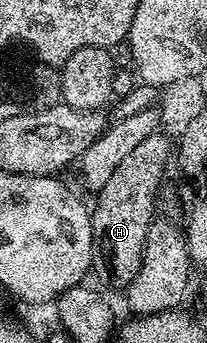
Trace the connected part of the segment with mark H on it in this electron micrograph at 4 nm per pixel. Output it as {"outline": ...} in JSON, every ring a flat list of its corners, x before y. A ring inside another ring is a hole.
{"outline":[[163,131,155,132,140,144,120,164,116,171,105,182,105,187,94,194,95,209,90,210,91,230,93,231,93,251,91,252,91,269,93,277,100,281,100,286,108,285,111,289,126,290,129,283,141,271,141,259,145,251,145,243,149,235,149,227,156,220,155,196,163,185,163,176,167,173,167,160,173,157,173,141,163,134]]}

